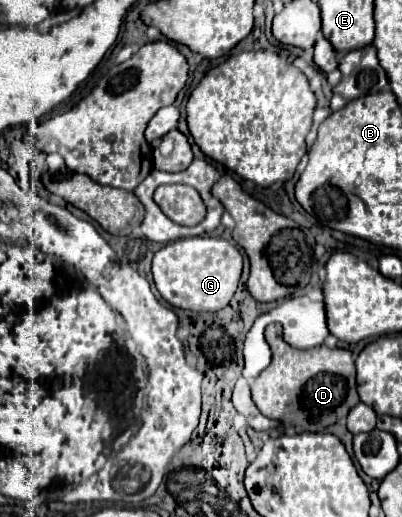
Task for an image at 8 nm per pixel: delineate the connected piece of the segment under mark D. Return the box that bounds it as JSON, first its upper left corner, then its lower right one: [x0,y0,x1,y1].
[252,324,360,452]

